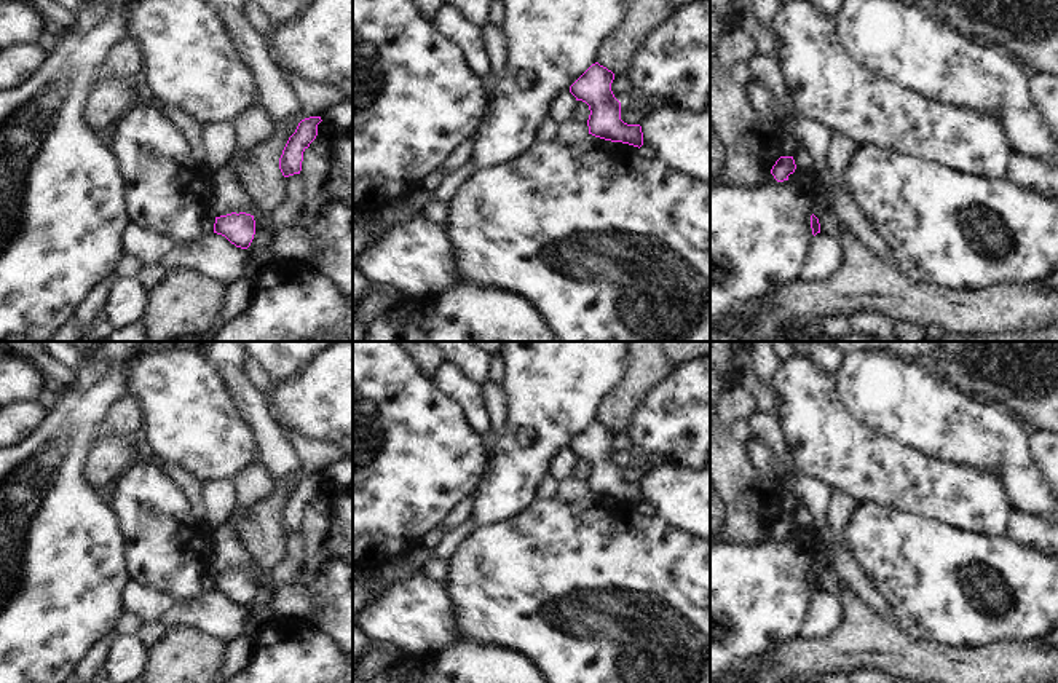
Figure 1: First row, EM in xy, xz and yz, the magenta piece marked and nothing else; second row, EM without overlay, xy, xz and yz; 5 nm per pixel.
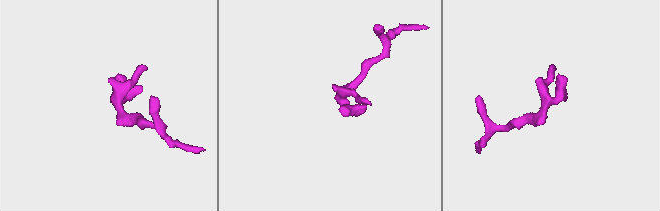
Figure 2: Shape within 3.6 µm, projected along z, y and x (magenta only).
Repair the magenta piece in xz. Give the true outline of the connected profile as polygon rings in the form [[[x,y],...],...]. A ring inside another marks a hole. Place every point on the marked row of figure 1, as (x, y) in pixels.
[[[595,62],[570,86],[570,93],[576,101],[589,105],[589,134],[640,148],[643,145],[642,126],[621,120],[621,102],[611,91],[613,80],[614,73]]]

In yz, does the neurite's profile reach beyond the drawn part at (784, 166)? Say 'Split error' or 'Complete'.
Complete

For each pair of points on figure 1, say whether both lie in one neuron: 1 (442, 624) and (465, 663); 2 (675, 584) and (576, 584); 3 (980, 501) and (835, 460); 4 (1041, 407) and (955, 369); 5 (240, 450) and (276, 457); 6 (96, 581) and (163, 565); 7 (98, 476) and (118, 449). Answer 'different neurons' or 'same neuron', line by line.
1: different neurons
2: same neuron
3: same neuron
4: same neuron
5: different neurons
6: different neurons
7: same neuron

